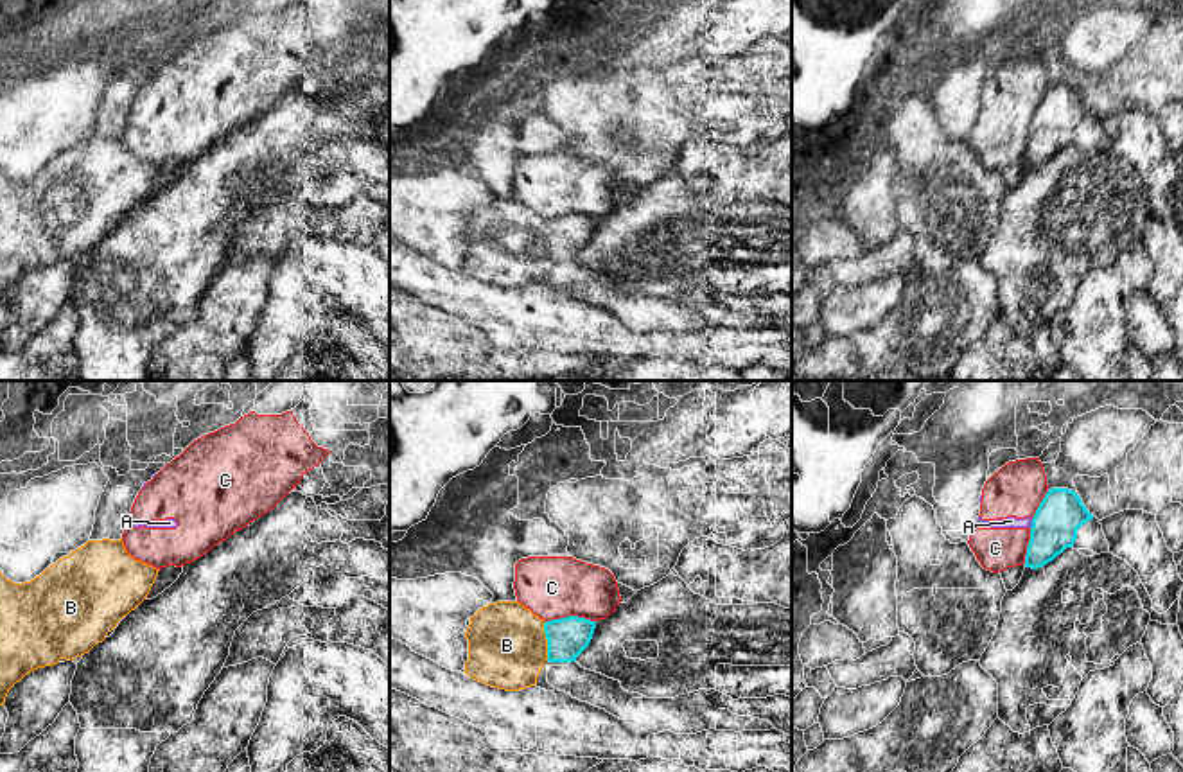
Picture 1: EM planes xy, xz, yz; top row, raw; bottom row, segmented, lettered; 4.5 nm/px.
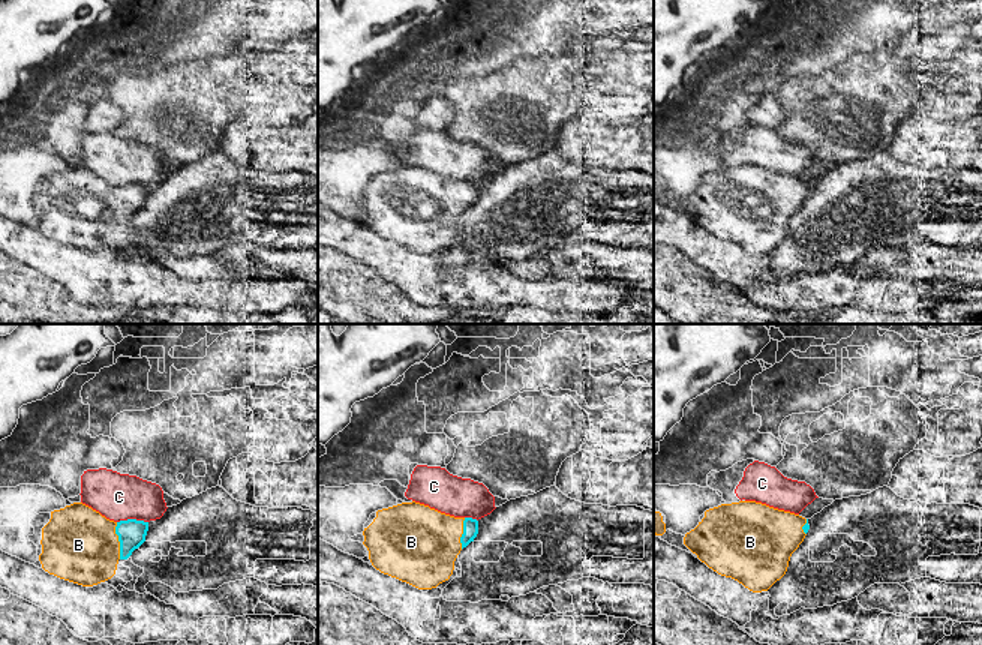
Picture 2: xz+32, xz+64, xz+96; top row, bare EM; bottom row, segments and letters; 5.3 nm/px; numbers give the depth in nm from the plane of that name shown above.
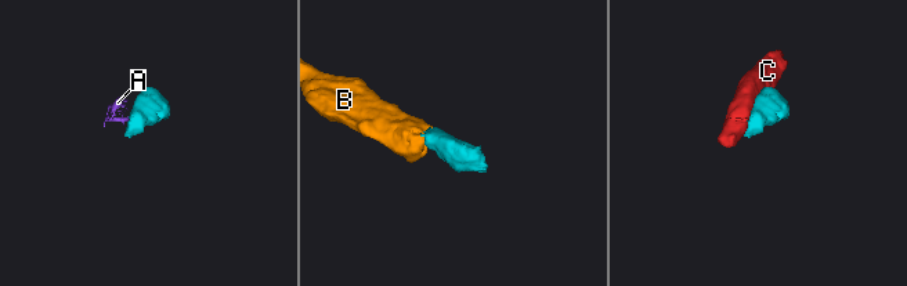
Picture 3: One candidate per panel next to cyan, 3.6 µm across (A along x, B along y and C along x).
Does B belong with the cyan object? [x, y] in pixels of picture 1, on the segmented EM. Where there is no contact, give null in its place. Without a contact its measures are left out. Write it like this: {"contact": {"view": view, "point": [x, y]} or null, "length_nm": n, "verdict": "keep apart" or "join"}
{"contact": {"view": "xz", "point": [548, 641]}, "length_nm": 180, "verdict": "join"}

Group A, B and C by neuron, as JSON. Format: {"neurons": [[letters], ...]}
{"neurons": [["A", "C"], ["B"]]}

